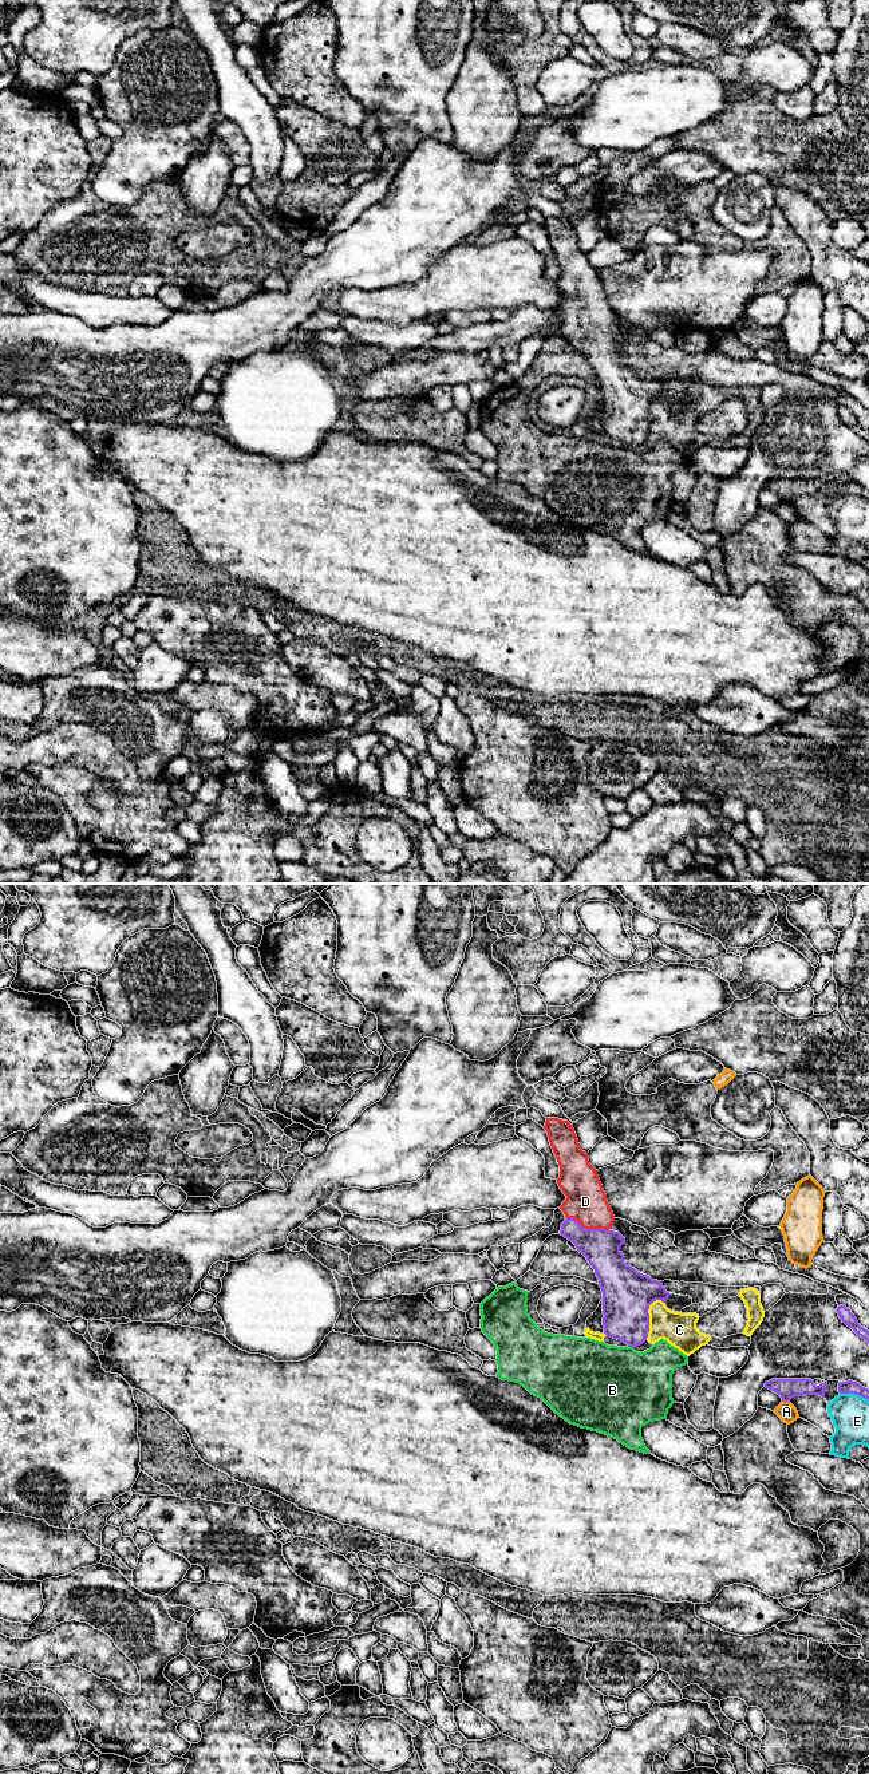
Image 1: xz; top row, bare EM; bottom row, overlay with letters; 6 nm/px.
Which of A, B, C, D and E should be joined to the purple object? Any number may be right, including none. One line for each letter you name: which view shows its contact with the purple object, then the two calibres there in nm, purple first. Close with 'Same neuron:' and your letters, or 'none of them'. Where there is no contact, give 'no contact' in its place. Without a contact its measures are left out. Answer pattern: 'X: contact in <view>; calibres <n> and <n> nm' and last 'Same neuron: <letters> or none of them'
D: contact in xz; calibres 220 and 240 nm
Same neuron: D

